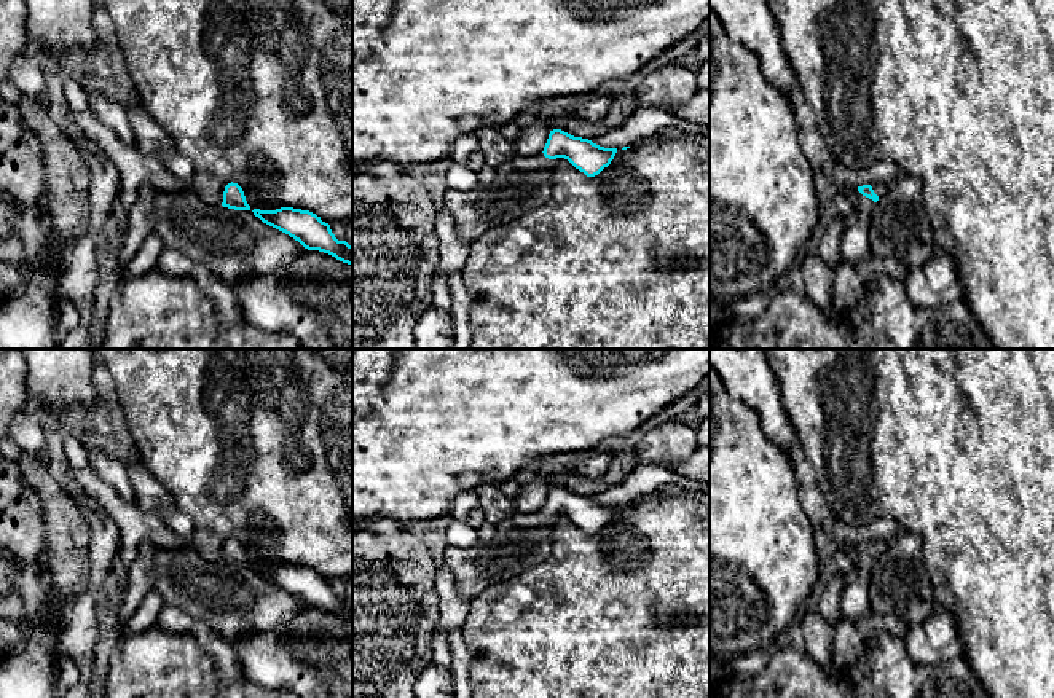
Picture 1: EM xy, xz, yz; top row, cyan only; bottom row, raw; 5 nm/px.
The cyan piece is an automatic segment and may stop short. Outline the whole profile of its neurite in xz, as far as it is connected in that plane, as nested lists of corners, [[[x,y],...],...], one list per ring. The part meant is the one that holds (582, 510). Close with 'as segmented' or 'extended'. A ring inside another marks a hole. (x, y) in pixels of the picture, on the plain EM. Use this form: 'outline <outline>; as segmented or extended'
outline [[[553,486],[542,510],[536,513],[518,512],[512,516],[512,523],[517,527],[550,526],[556,515],[564,515],[587,534],[595,534],[611,521],[615,510],[617,505],[604,505],[588,496]]]; extended

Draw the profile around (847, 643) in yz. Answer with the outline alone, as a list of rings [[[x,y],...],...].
[[[842,614],[839,622],[832,626],[832,652],[831,660],[839,674],[845,673],[859,657],[863,649],[863,636],[856,625]]]

